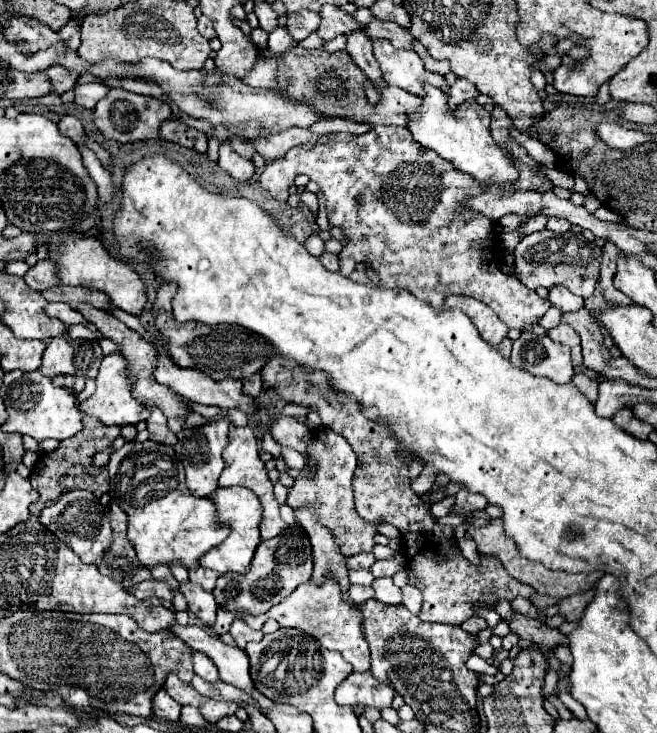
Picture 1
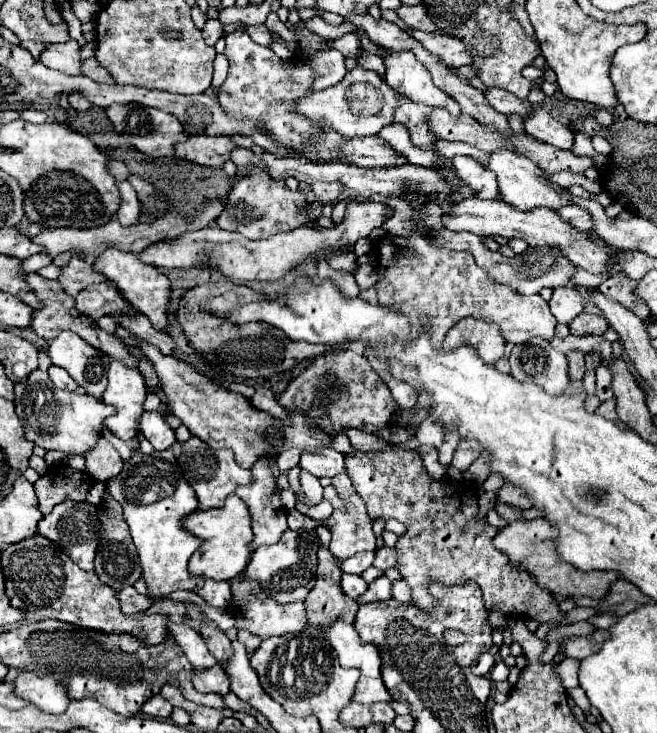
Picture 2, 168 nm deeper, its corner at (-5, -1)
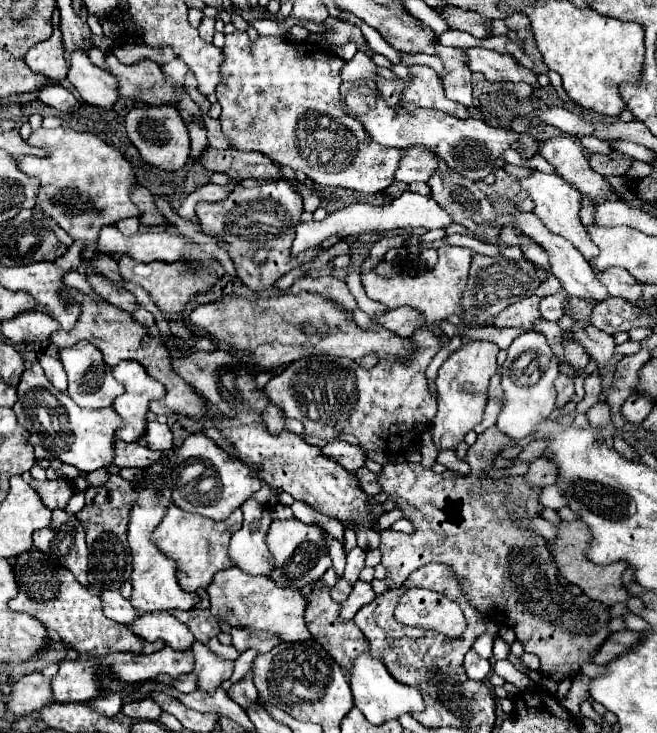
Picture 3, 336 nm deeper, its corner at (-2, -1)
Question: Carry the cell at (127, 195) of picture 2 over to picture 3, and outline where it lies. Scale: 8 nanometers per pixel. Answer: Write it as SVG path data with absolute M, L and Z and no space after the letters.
M125 218L125 220L119 220L119 224L115 224L115 228L127 236L135 234L137 228L139 228L139 220L137 218Z

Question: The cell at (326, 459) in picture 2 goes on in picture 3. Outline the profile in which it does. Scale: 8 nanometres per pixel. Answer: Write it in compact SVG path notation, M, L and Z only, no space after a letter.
M359 468L355 470L355 478L359 482L359 488L365 492L365 494L379 494L381 488L375 484L377 476L373 472L369 472L367 468Z

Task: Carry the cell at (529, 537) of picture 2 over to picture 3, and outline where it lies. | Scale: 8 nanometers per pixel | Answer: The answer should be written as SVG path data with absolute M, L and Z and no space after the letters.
M575 520L575 522L559 522L557 524L557 538L553 542L549 542L549 552L557 564L559 574L567 582L579 586L591 600L599 600L607 606L613 606L617 602L625 602L627 598L631 598L621 584L621 574L625 572L627 564L625 562L613 562L609 566L597 566L597 564L585 560L583 552L585 552L585 546L589 540L591 540L591 534L583 522Z

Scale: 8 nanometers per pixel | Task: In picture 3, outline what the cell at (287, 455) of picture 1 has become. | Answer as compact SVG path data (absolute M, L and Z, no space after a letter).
M323 530L323 534L325 534L327 546L329 546L329 556L331 556L331 560L333 560L333 568L335 568L335 572L337 572L337 576L341 578L341 576L343 576L343 570L345 570L345 552L343 552L343 546L341 546L329 532Z

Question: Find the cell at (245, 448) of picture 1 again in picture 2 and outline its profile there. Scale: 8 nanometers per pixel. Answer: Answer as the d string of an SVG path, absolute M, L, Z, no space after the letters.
M258 460L252 466L254 482L250 486L240 486L236 496L248 506L252 516L252 532L254 538L250 542L250 550L256 550L262 544L278 542L278 536L288 528L286 510L280 502L280 490L270 470L268 460Z

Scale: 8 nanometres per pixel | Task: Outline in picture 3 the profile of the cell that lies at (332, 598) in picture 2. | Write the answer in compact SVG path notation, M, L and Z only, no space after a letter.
M317 580L315 586L313 586L313 592L309 596L307 610L305 610L307 628L313 634L313 638L331 654L331 658L335 658L335 662L339 662L341 668L349 668L351 662L361 652L367 652L369 650L369 646L367 646L367 640L363 638L363 632L355 626L353 620L341 620L339 610L341 610L341 604L335 602L331 598L331 594L329 594L329 588L321 580Z

